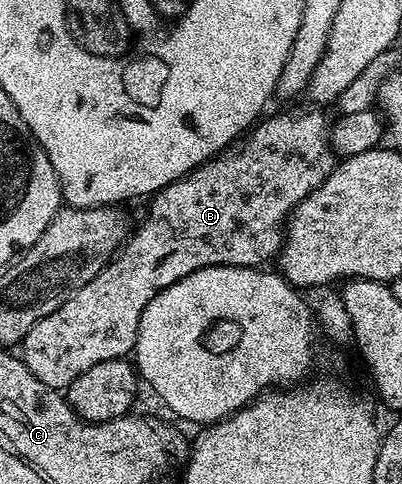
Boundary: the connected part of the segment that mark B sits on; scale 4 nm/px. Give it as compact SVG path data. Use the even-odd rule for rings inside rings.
M305 107L298 108L295 112L282 112L279 116L267 115L265 118L259 119L253 129L247 131L244 138L239 139L229 150L215 156L212 160L206 161L205 164L201 164L200 167L189 172L187 176L172 182L167 188L161 188L159 192L155 192L153 196L149 197L150 213L139 222L138 229L135 232L133 229L127 235L125 244L122 245L114 259L102 267L100 272L96 274L96 278L92 278L92 282L80 286L80 290L73 292L61 306L56 310L52 310L52 314L40 318L40 322L32 325L28 330L28 334L22 339L20 345L21 358L28 366L28 370L32 370L32 374L36 374L36 378L40 378L40 382L44 382L44 386L65 390L72 382L76 382L76 378L80 378L80 374L84 374L84 370L88 370L91 366L96 366L100 362L121 360L129 357L134 351L134 343L138 337L138 327L140 326L140 314L144 314L144 306L148 306L148 302L152 302L152 298L160 290L168 290L168 286L180 282L180 278L186 278L188 274L192 274L196 270L204 270L208 266L257 268L269 265L266 263L269 260L271 263L277 257L282 250L284 225L290 219L290 211L313 188L320 186L320 182L324 182L324 178L328 178L328 174L334 169L336 163L336 153L330 146L331 121L326 121L326 116L322 113L325 111L321 107Z

